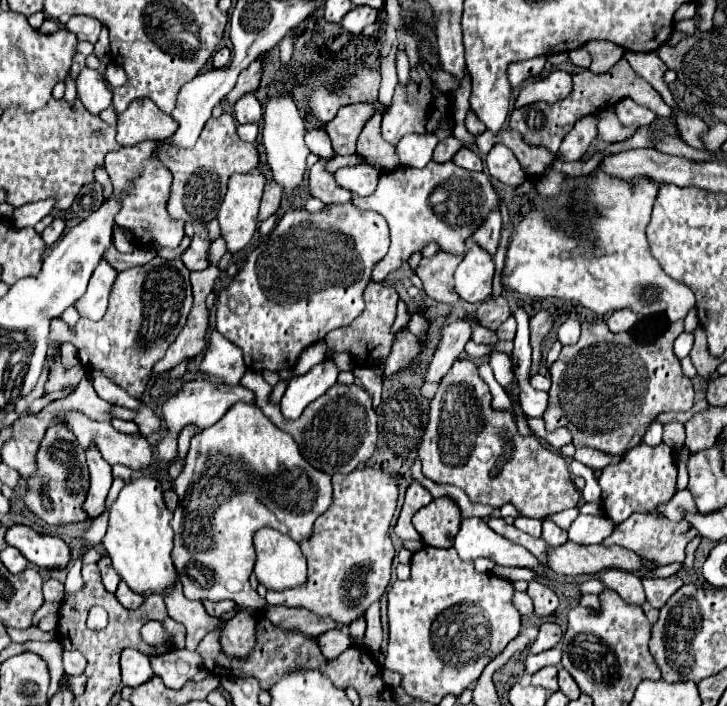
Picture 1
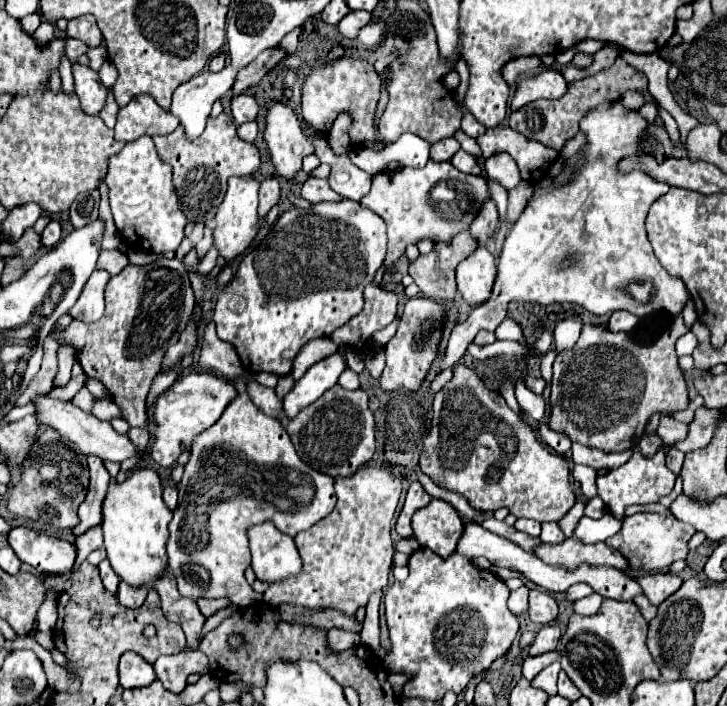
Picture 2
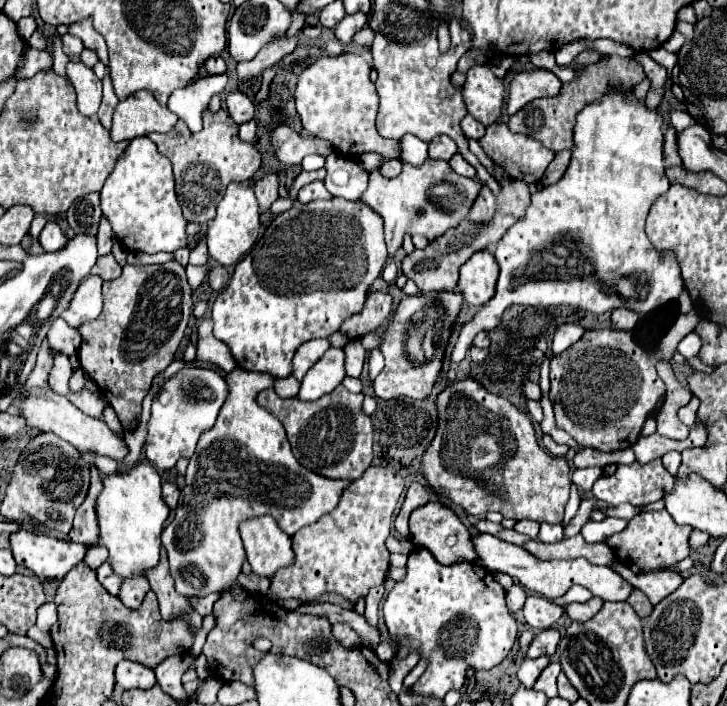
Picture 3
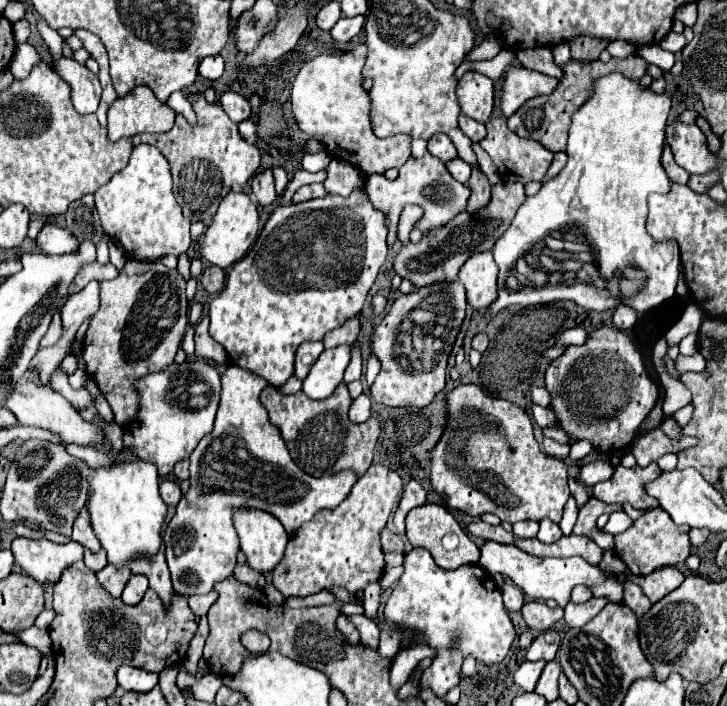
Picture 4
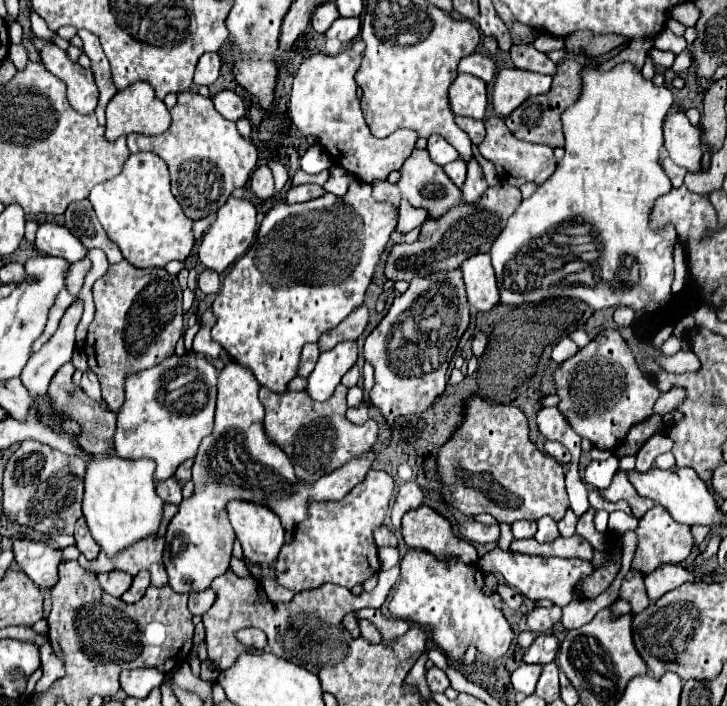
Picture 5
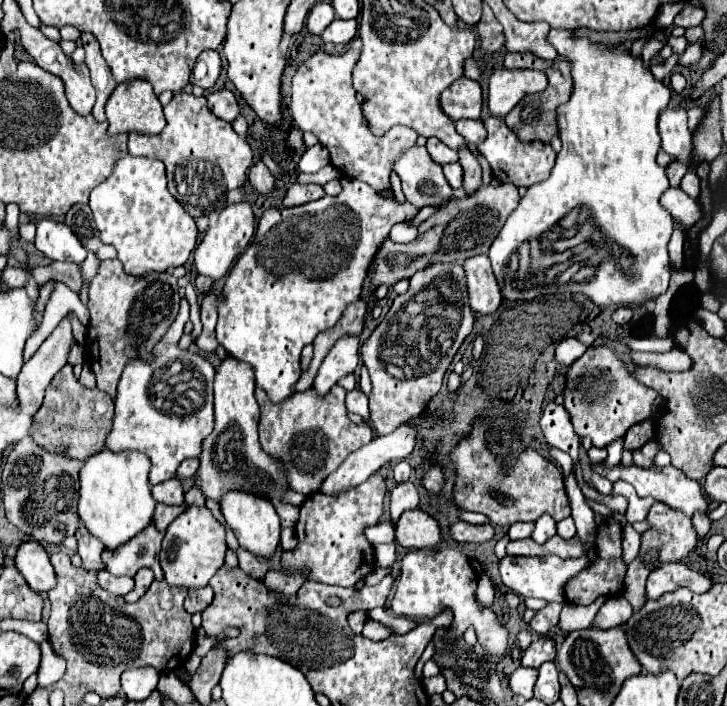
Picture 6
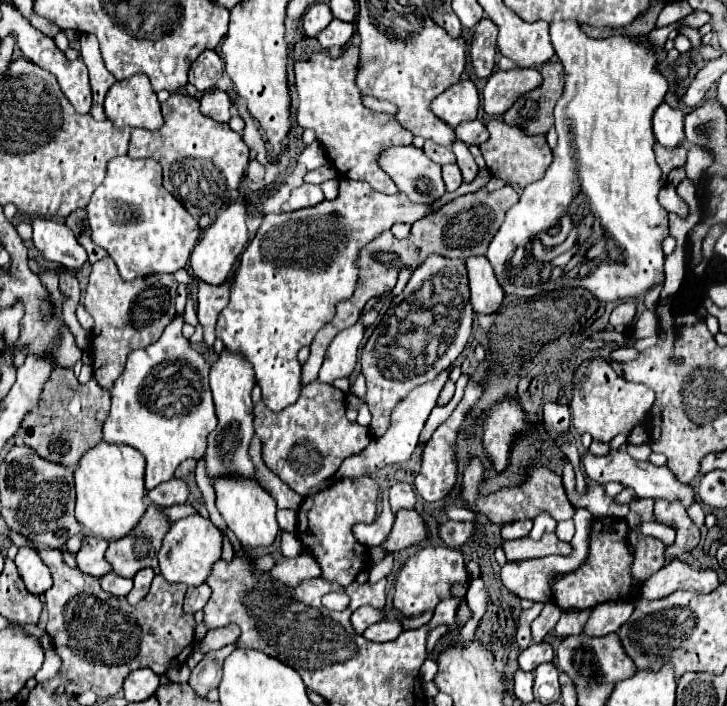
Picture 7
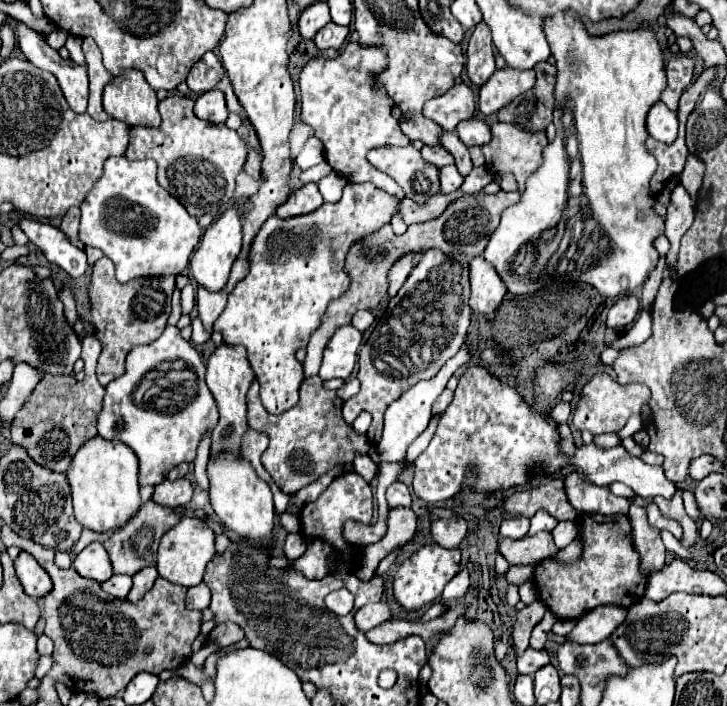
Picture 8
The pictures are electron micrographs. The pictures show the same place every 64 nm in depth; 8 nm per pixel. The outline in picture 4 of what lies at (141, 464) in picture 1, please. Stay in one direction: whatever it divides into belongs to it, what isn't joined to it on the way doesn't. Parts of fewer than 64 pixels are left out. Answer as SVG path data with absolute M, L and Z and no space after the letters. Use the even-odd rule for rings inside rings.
M20 380L14 386L14 392L8 398L6 408L10 412L14 412L14 416L18 418L20 424L48 428L48 430L56 432L66 444L92 446L92 440L96 440L96 436L100 436L100 432L96 432L96 428L92 428L92 424L88 424L72 404L64 396L54 392L50 386L48 388L40 388L36 384L30 384L28 380Z

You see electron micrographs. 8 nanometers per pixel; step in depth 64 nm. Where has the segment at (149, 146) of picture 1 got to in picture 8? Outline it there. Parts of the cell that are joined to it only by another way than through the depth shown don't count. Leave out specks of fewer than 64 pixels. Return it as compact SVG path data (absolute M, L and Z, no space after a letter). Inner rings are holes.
M112 156L104 162L104 174L82 202L80 240L100 248L116 266L116 278L128 282L146 276L182 274L192 250L200 242L200 226L186 208L156 180L154 160L128 160Z

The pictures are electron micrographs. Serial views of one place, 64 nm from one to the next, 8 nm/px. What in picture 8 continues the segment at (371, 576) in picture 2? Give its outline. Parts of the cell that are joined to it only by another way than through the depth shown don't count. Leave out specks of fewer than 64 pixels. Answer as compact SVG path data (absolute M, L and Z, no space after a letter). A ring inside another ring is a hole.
M348 472L342 474L338 478L334 478L334 482L318 496L318 500L308 502L302 506L300 510L300 534L308 540L322 540L332 548L332 556L330 556L330 574L348 574L354 568L356 562L356 554L358 548L354 546L352 552L344 552L344 548L348 548L348 540L344 538L344 524L346 520L356 520L362 524L370 524L374 514L374 492L372 486L356 472Z

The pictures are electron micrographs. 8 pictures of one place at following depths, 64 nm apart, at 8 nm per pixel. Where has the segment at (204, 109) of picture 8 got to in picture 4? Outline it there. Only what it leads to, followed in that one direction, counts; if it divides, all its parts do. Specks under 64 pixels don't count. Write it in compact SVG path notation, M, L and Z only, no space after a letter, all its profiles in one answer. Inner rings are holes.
M224 92L222 98L220 98L220 104L224 108L224 112L238 124L242 120L248 120L252 116L252 110L250 110L250 102L236 94L236 92Z

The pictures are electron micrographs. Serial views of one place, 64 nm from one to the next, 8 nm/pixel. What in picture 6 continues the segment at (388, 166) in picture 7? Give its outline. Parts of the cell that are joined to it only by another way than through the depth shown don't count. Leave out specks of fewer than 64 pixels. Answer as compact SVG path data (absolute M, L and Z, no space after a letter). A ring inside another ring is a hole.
M414 146L394 162L394 172L402 180L406 200L416 206L440 208L454 200L454 188L442 174L442 166L436 164L424 146Z

